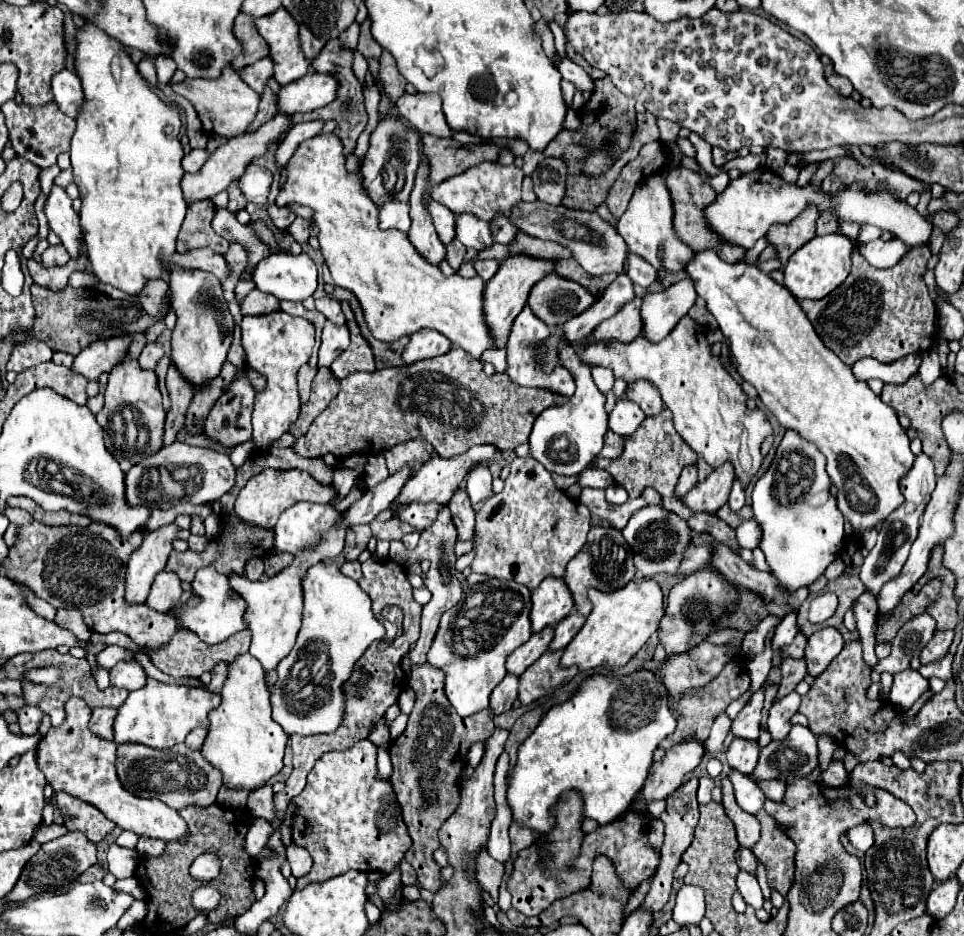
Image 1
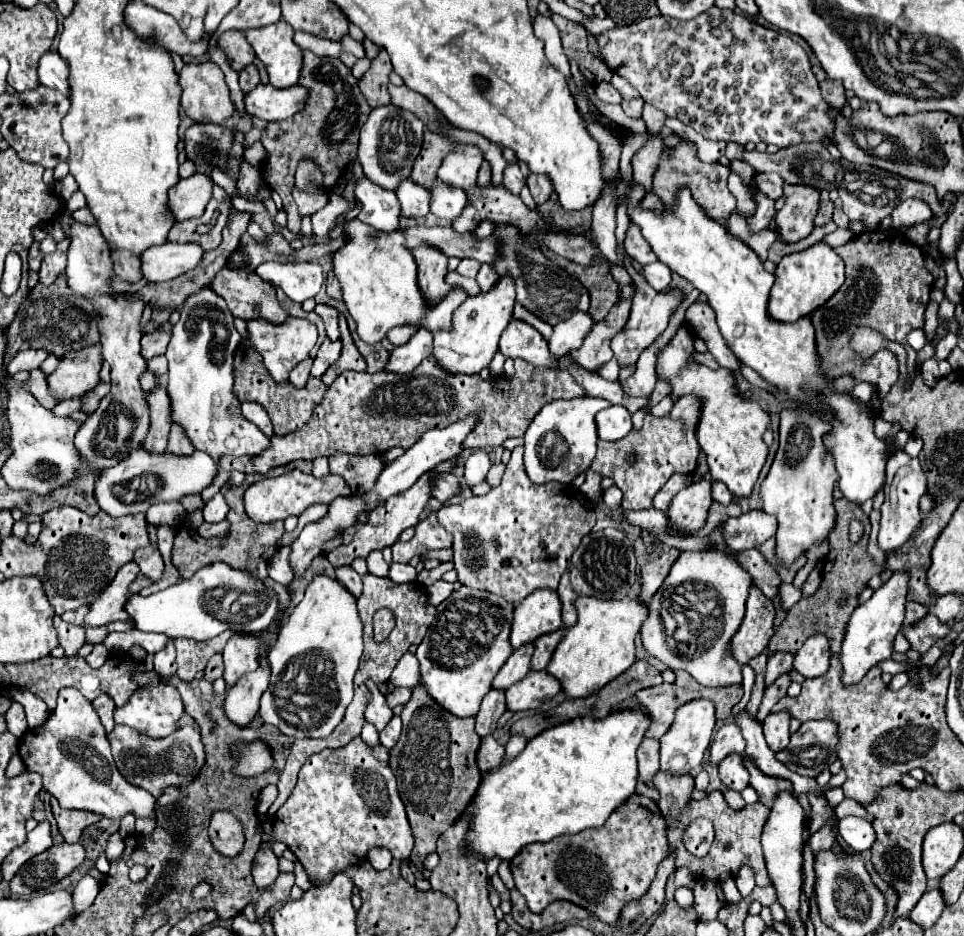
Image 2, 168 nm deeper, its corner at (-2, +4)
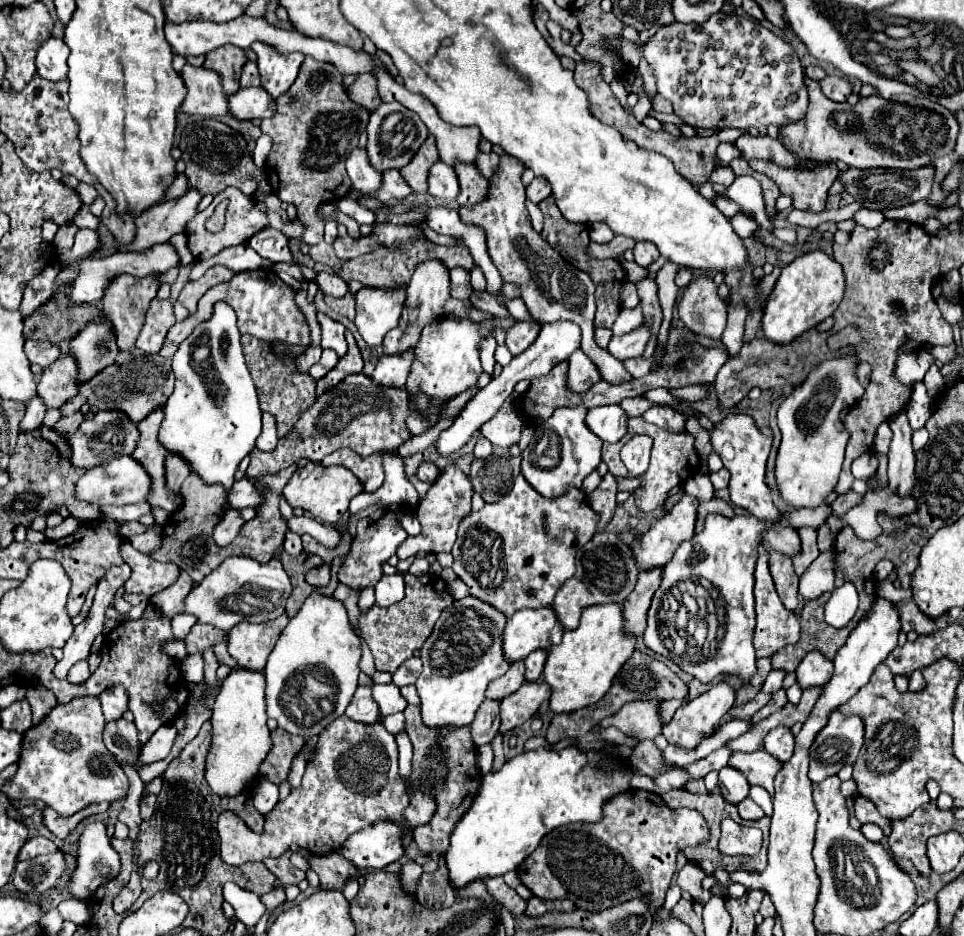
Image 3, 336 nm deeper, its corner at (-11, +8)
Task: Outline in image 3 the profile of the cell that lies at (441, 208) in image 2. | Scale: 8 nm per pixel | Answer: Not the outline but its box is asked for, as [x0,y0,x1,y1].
[429,159,459,199]

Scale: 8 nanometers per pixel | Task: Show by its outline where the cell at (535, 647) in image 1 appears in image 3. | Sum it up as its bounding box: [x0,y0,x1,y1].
[485,661,525,701]

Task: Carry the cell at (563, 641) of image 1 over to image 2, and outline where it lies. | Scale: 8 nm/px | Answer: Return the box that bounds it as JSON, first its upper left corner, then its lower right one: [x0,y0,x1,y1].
[532,627,566,669]

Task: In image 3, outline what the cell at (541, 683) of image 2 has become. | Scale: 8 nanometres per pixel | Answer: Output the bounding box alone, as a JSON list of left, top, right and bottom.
[499,683,551,733]

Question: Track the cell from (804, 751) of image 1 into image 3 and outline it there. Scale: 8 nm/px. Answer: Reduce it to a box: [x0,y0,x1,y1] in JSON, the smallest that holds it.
[809,711,863,783]

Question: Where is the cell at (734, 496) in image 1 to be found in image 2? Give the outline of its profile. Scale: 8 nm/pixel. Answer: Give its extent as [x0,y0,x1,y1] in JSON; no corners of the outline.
[712,481,734,505]

